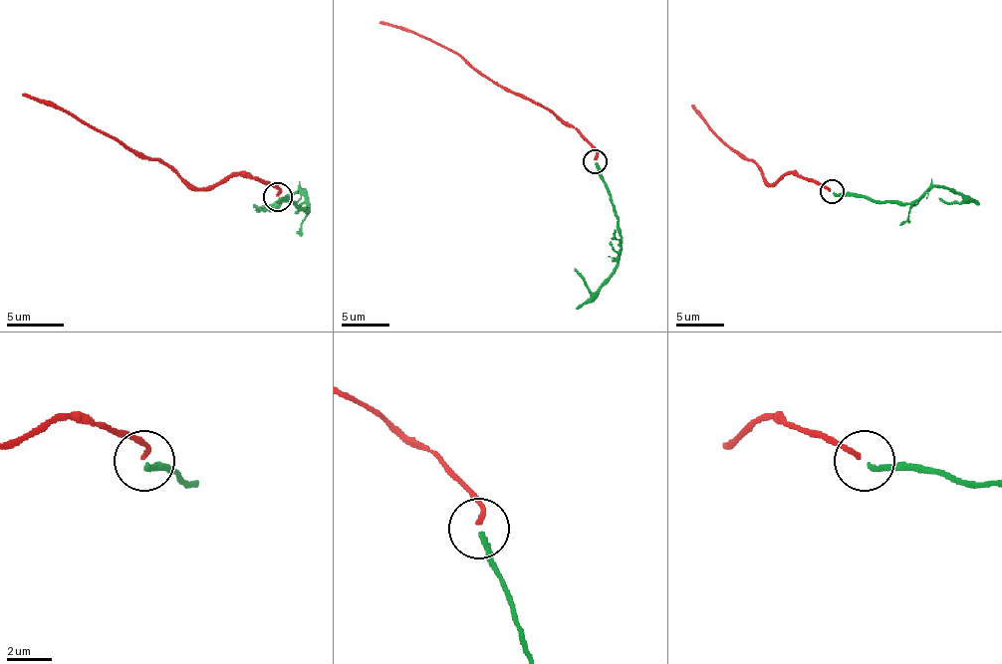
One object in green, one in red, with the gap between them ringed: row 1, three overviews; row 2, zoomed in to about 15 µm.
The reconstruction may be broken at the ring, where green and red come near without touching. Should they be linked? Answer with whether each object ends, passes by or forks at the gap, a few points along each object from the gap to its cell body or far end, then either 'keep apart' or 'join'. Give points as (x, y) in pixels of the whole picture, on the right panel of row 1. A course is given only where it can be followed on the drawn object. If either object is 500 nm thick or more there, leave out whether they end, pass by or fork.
green ends; red ends; course green (833, 191), (915, 203), (929, 189), (941, 186), (954, 189), (963, 199), (949, 203), (939, 199); course red (831, 191), (797, 174), (784, 174), (770, 184), (750, 160), (736, 152), (697, 113), (692, 105); keep apart

